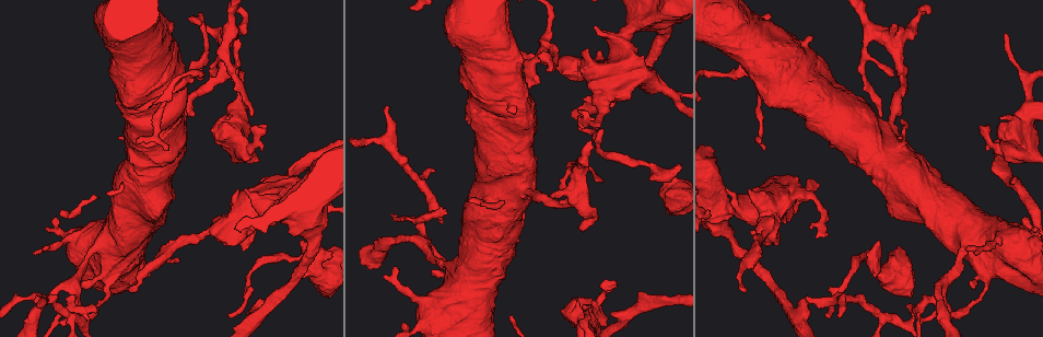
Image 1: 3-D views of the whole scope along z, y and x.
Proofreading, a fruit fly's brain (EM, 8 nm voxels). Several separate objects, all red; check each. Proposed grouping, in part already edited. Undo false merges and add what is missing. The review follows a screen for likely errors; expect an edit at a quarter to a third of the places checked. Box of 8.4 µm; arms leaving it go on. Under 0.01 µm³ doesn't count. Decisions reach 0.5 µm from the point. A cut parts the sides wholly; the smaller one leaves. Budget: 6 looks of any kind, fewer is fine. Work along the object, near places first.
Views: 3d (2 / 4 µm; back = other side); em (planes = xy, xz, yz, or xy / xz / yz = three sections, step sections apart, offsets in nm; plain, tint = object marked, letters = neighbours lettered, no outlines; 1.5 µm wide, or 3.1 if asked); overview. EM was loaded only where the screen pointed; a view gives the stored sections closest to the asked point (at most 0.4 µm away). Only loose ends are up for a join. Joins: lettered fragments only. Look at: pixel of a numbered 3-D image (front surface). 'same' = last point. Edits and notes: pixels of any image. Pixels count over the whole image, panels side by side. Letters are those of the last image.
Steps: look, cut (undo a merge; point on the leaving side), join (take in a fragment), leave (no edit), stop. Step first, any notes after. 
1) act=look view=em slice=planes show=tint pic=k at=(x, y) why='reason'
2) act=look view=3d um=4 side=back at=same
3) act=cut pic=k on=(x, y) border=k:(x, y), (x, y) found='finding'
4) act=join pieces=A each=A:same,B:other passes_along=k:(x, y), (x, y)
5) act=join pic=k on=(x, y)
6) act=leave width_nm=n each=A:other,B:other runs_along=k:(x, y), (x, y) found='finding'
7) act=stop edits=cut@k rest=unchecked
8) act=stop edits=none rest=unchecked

act=look view=em slice=xy step=8 show=letters pic=1 at=(796, 204) why='arms part here'

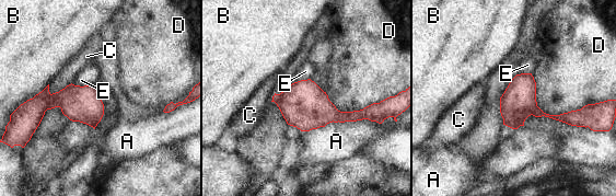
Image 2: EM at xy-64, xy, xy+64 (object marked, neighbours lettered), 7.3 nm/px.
act=leave longest_contact=A:550nm each=A:other,B:other,C:other,D:other,E:other border=2:(531, 73), (544, 112), (592, 104) found='one neuron here'

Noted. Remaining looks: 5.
act=look view=3d um=2 pic=1 at=(744, 71) why='abrupt turn'

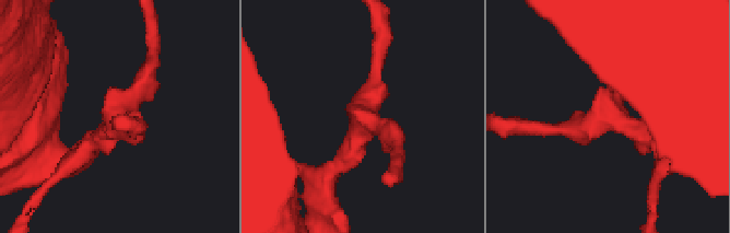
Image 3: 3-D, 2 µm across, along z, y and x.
act=look view=em slice=planes show=letters pic=3 at=(609, 118) arms=3 why='now the EM'

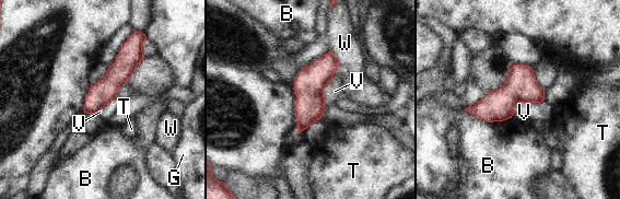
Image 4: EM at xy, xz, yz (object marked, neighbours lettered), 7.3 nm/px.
act=leave each=B:other,G:other,T:other,V:other,W:other runs_along=4:(131, 39), (125, 66), (89, 110) found='all the same neuron'

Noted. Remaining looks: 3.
act=look view=em slice=planes show=tint pic=1 at=(73, 316) why='three arms meet'

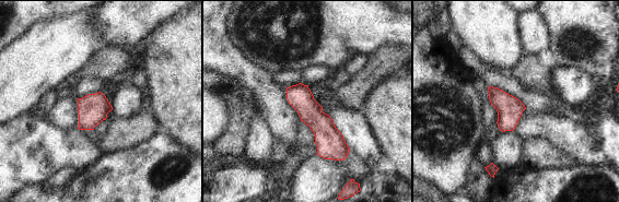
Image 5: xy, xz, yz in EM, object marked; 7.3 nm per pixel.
act=look view=em slice=planes show=letters at=same why='what lies round it'

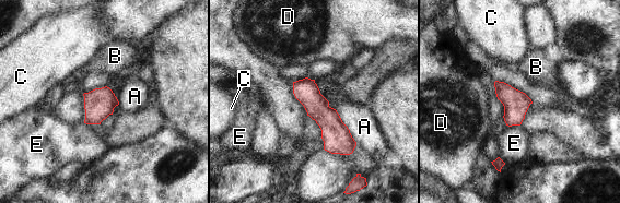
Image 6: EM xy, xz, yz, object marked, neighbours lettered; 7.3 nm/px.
act=leave width_nm=180 each=A:other,B:other,C:other,D:other,E:other runs_along=6:(295, 84), (328, 119), (349, 151) found='all the same neuron'

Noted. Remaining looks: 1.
act=stop edits=none rest=unchecked

